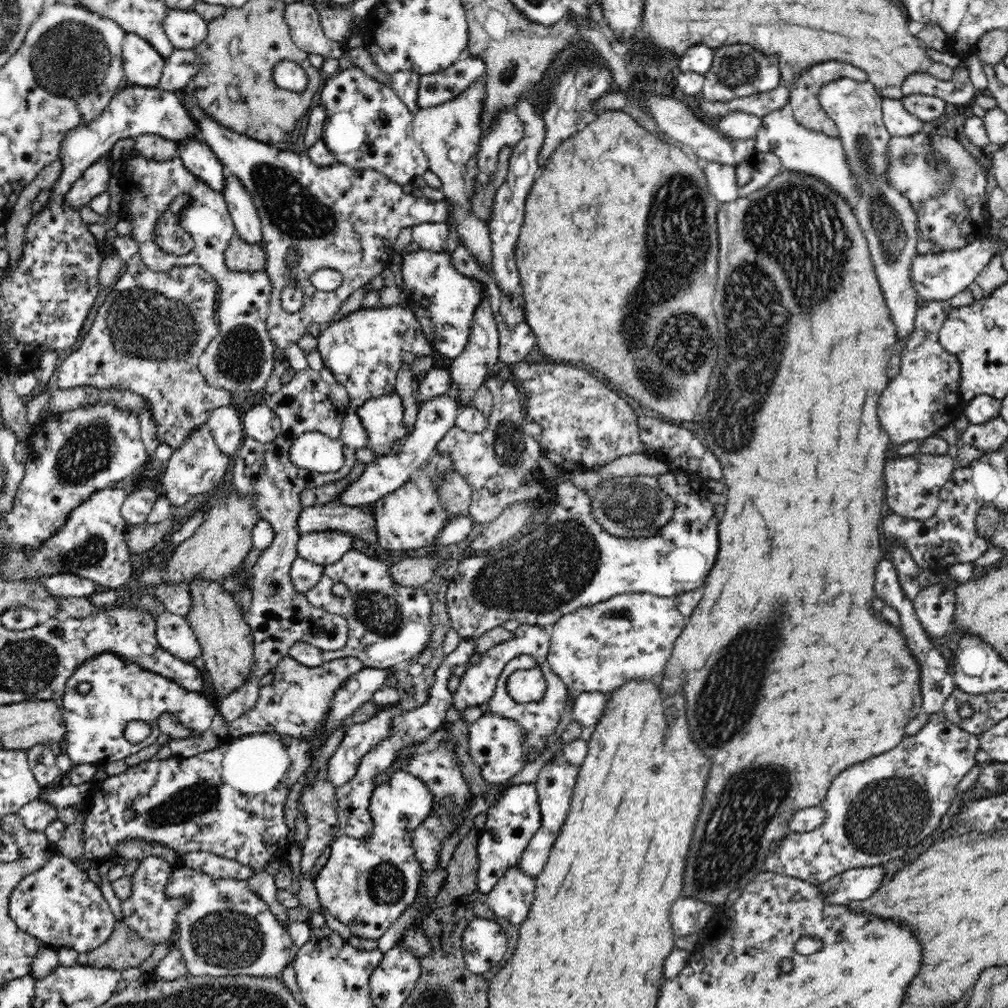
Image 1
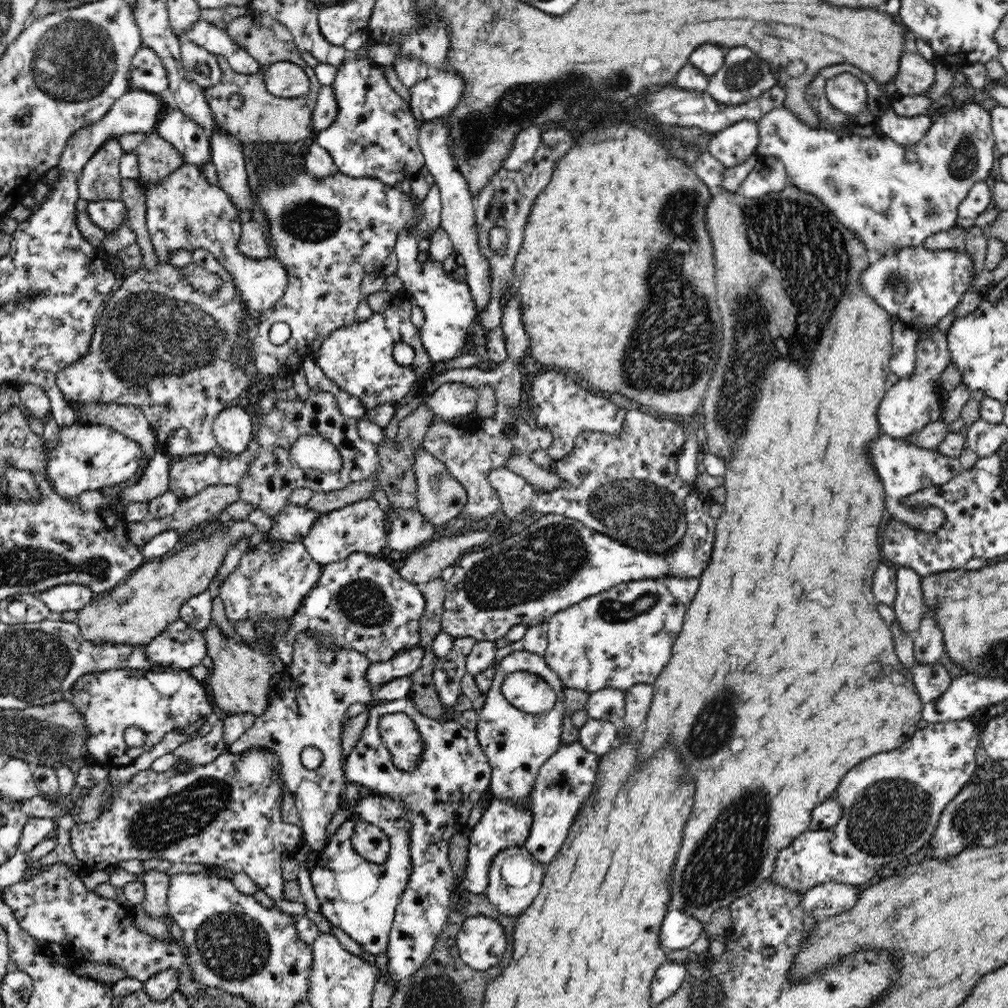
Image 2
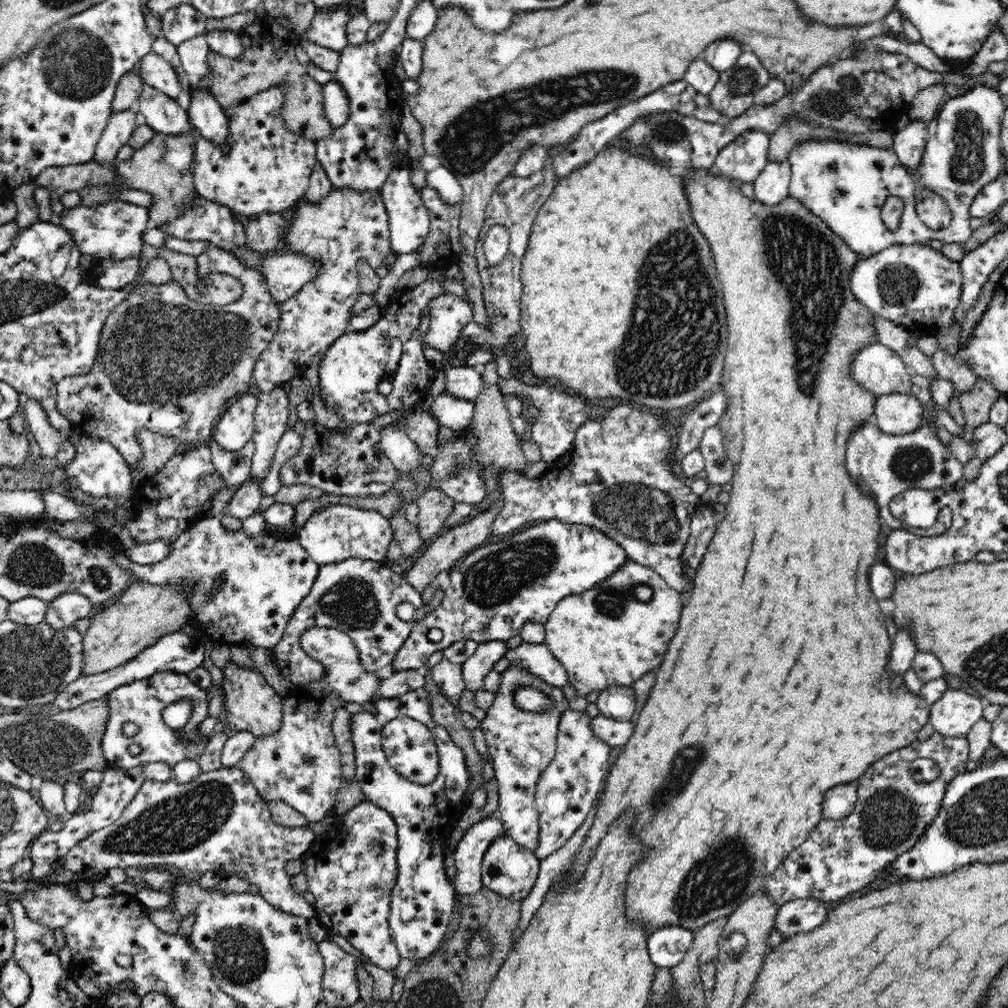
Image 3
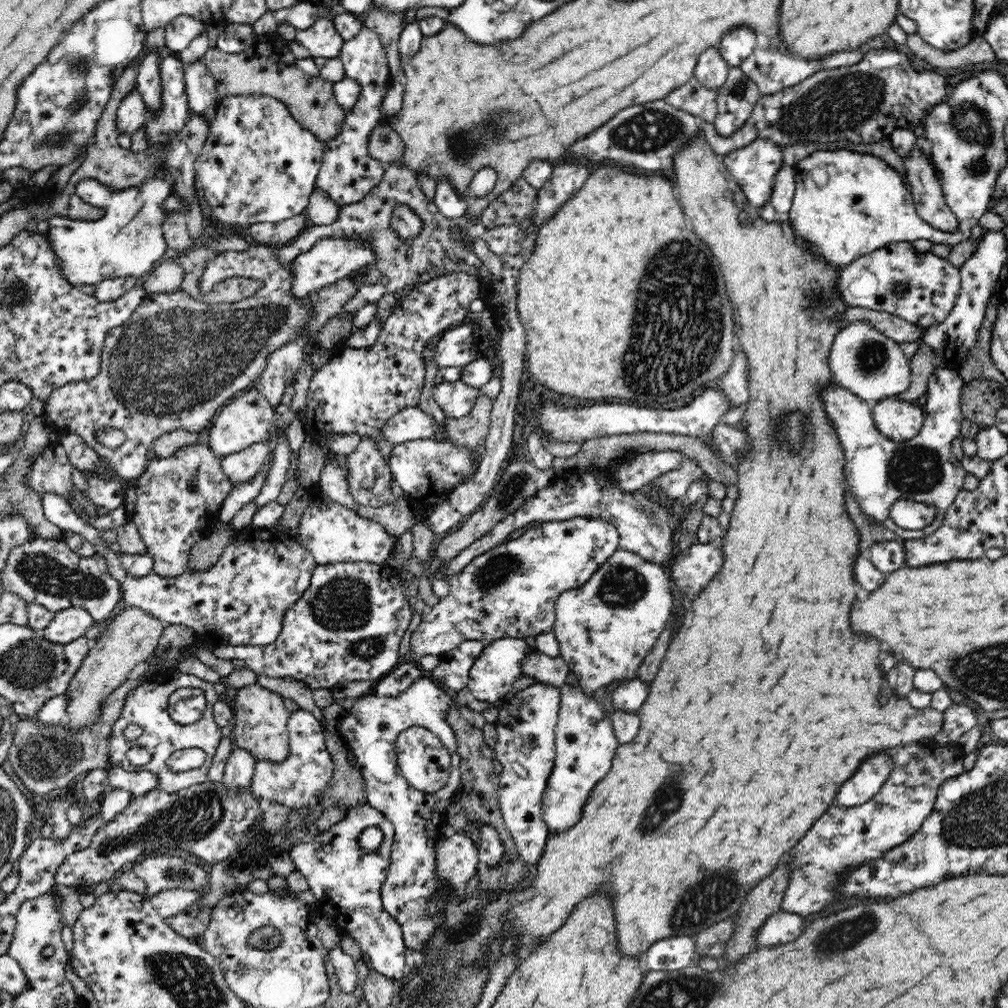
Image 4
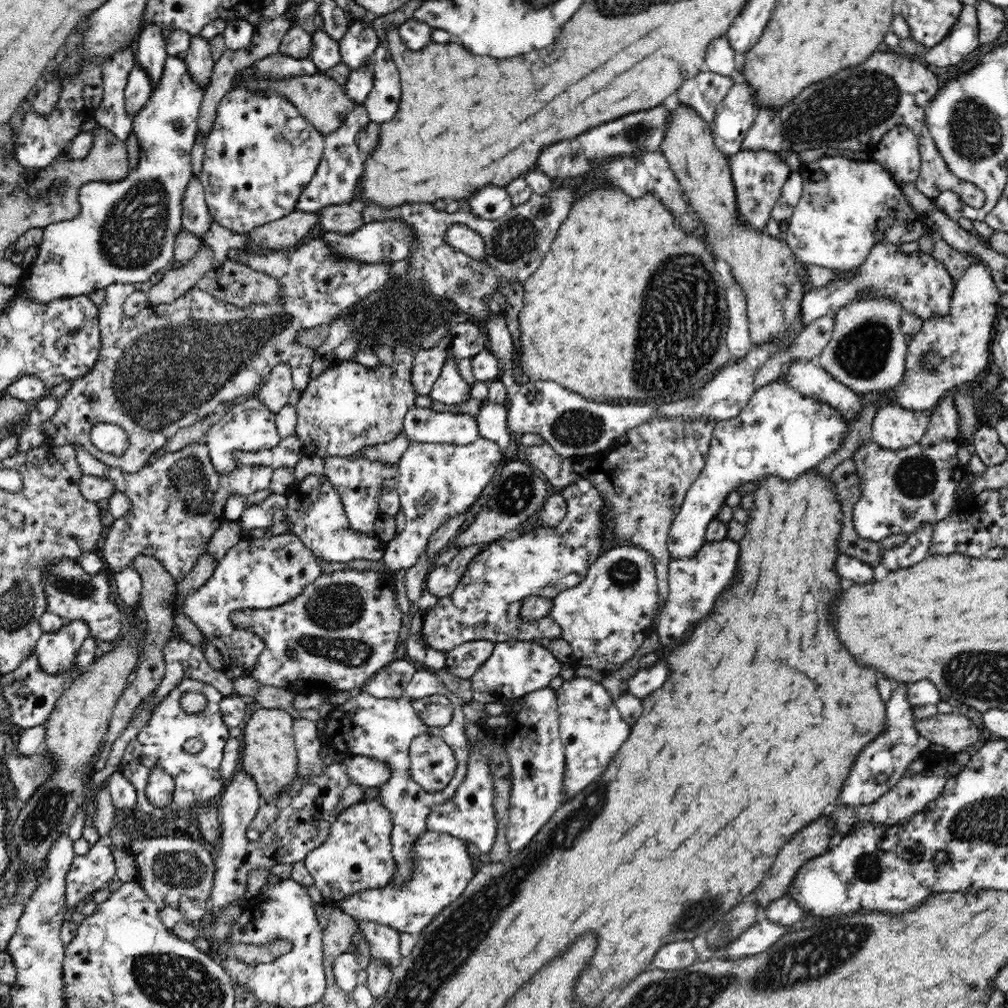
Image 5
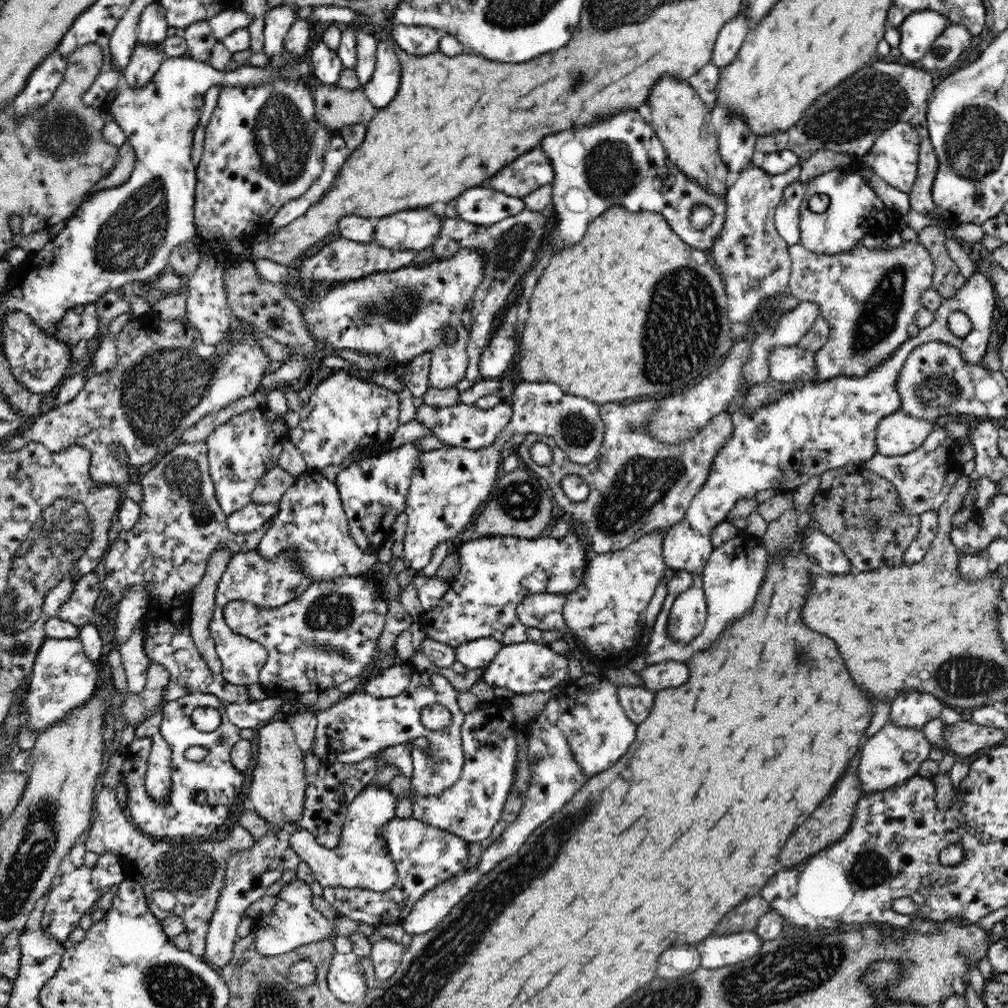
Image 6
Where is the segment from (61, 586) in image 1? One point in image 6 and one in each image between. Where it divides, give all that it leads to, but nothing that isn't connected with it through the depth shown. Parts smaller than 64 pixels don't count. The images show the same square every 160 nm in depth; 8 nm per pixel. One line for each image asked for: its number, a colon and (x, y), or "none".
2: (63, 598)
3: (67, 608)
4: (71, 623)
5: (56, 651)
6: (63, 678)

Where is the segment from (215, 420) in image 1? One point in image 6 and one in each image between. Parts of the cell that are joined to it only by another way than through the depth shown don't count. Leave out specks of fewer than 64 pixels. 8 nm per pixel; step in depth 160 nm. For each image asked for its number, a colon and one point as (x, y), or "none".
2: (233, 429)
3: (235, 428)
4: (248, 419)
5: (247, 427)
6: (240, 452)

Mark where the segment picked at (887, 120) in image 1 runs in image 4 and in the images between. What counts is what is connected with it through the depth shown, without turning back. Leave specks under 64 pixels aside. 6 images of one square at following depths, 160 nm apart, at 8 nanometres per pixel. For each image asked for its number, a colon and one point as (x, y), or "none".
2: (906, 131)
3: (909, 143)
4: (925, 187)

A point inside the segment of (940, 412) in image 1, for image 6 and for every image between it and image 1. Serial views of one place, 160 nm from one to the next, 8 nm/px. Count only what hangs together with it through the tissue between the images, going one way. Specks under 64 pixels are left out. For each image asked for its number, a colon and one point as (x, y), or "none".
2: (908, 406)
3: (898, 414)
4: (898, 420)
5: (893, 427)
6: (897, 434)

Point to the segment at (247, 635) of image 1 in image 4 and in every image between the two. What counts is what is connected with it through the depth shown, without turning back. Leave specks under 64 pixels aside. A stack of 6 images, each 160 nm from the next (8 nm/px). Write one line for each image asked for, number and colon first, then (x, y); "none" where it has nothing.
2: (240, 677)
3: (250, 704)
4: (261, 718)

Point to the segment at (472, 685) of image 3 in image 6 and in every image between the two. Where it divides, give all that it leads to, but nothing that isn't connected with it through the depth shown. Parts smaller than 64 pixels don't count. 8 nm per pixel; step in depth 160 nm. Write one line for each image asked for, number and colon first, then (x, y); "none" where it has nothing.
4: (499, 665)
5: (515, 668)
6: (526, 667)

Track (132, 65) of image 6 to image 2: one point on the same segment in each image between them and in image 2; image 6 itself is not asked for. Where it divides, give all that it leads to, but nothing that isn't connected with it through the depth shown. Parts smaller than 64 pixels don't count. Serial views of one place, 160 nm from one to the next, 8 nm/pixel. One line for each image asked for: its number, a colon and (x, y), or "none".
2: (100, 179)
3: (121, 124)
4: (131, 114)
5: (139, 86)

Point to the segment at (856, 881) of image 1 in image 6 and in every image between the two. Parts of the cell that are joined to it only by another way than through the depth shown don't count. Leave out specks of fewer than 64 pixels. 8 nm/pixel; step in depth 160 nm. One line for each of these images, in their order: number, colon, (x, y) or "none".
2: (829, 899)
3: (802, 915)
4: (781, 927)
5: (761, 936)
6: (719, 951)

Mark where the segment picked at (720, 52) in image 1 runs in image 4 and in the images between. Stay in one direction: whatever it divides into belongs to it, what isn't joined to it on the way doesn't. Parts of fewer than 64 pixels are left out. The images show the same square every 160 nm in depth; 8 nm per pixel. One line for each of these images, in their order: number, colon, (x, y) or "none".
2: (744, 75)
3: (734, 93)
4: (736, 99)

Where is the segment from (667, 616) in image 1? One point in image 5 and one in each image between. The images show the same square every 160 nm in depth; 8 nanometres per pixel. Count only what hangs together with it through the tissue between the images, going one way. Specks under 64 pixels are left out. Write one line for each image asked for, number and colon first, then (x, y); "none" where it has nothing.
2: (622, 637)
3: (612, 634)
4: (605, 629)
5: (605, 618)

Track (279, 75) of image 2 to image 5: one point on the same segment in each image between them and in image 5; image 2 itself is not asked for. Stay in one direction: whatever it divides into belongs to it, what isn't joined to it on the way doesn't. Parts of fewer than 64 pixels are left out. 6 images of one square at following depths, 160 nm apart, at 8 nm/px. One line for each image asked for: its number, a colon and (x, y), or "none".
3: (268, 168)
4: (258, 164)
5: (260, 154)

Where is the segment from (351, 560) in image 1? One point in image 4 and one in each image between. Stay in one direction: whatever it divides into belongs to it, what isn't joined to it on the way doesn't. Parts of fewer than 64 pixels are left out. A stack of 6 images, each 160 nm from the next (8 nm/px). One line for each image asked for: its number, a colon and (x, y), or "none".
2: (362, 603)
3: (358, 597)
4: (347, 626)

